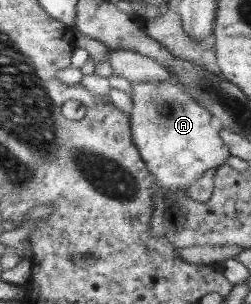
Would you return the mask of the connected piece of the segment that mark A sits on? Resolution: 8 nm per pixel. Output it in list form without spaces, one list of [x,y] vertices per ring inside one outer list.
[[[172,79],[160,82],[132,83],[134,110],[132,112],[131,132],[136,147],[139,148],[147,168],[160,181],[168,196],[177,197],[180,193],[188,195],[187,190],[194,181],[204,178],[208,170],[217,170],[227,165],[230,150],[226,148],[224,140],[220,138],[218,124],[204,106],[192,99],[183,86]]]

